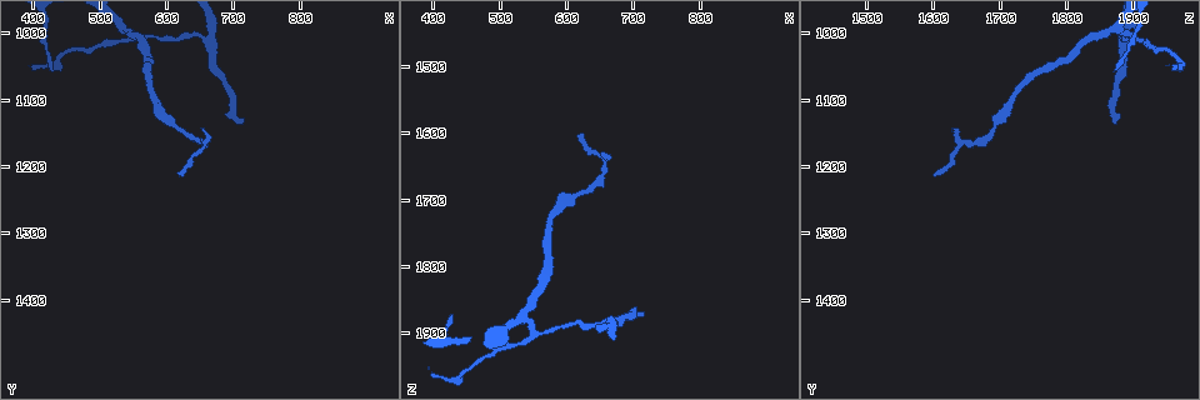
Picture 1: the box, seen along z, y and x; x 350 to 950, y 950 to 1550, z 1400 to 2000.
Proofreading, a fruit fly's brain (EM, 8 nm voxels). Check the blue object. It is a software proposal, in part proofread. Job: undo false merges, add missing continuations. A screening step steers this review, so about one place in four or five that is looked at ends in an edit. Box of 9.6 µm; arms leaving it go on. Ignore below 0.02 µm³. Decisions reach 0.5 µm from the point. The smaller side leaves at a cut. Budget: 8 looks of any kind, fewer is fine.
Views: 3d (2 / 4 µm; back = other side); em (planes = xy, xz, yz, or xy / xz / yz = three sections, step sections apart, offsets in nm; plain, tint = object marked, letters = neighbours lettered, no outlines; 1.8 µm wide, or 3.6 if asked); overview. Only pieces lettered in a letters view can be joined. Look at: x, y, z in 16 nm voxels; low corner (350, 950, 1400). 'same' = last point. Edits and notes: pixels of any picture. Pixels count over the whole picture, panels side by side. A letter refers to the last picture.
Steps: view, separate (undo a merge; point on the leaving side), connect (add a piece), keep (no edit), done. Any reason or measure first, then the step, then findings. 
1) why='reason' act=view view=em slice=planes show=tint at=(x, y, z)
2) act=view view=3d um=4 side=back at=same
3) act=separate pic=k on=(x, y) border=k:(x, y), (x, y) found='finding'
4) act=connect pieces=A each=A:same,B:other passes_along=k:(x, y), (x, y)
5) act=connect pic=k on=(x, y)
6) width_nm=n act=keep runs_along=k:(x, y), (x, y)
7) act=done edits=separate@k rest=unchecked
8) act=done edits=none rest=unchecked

why='free end' act=view view=3d um=4 at=(720, 1130, 1870)

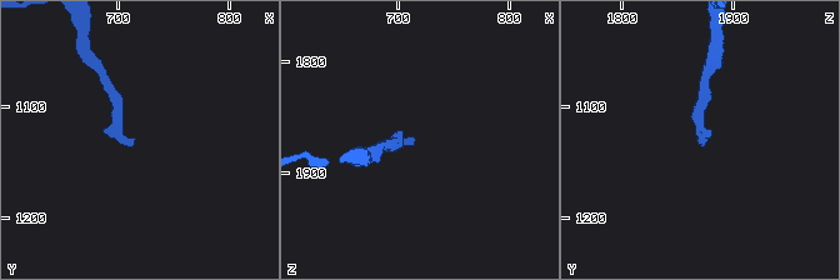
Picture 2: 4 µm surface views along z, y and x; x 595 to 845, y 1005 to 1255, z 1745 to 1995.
why='need the tissue' act=view view=em um=3.6 slice=yz step=8 show=tint at=(716, 1126, 1872)

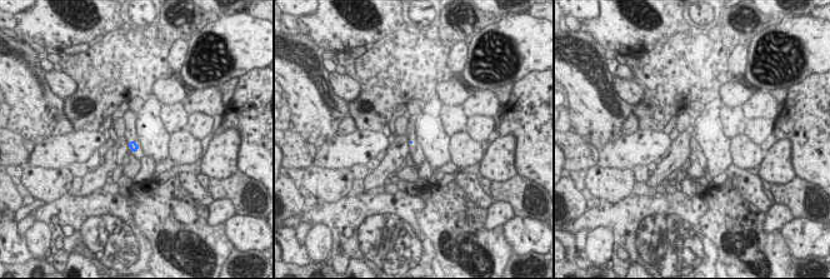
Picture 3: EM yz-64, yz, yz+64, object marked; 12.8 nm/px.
why='cut it another way' act=view view=em um=3.6 slice=planes show=letters at=same

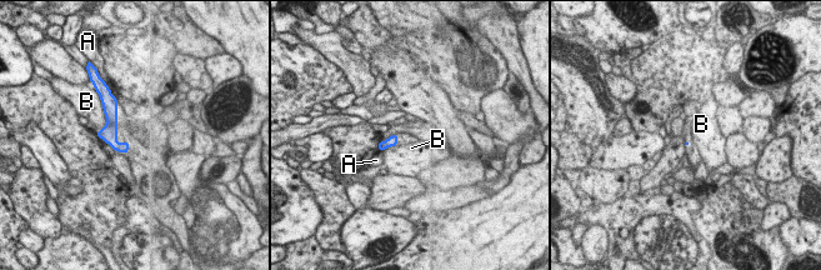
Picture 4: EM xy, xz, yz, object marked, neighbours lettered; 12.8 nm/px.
longest_contact=B:300nm act=keep each=A:other,B:other border=4:(103, 108), (105, 124), (99, 130) found='no lettered piece goes on from it'

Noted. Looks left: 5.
why='long arm stops here' act=view view=3d um=4 side=back at=(395, 1055, 1960)

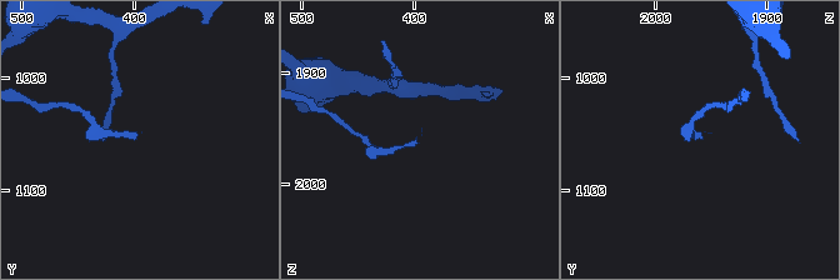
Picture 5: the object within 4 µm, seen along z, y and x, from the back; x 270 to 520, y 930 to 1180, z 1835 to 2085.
why='shape alone is not enough' act=view view=em slice=planes show=letters at=(398, 1052, 1960)

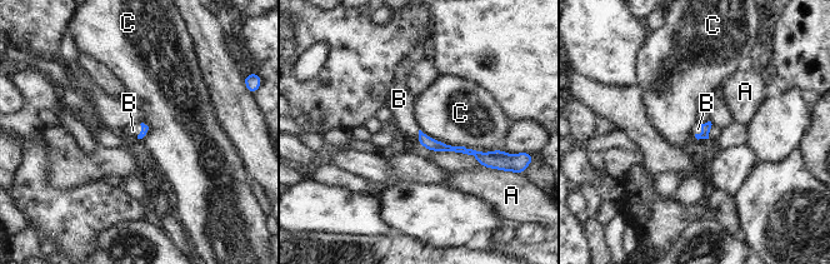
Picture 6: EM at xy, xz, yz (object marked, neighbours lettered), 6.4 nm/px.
act=connect pieces=B each=A:other,B:same,C:other passes_along=6:(144, 128), (141, 130), (133, 130) found='it goes on there'

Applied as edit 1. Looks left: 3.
act=done edits=connect@6 rest=unchecked

